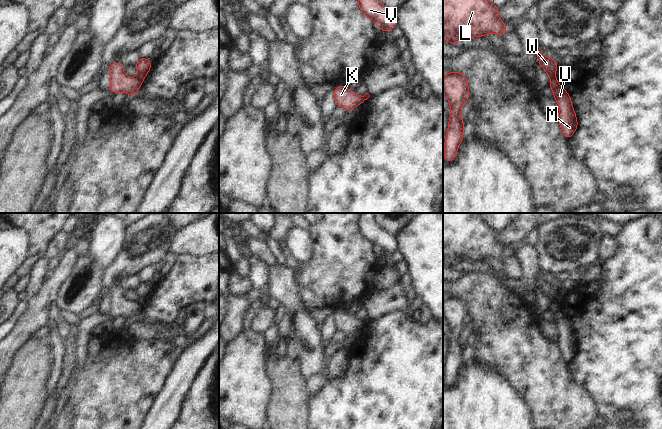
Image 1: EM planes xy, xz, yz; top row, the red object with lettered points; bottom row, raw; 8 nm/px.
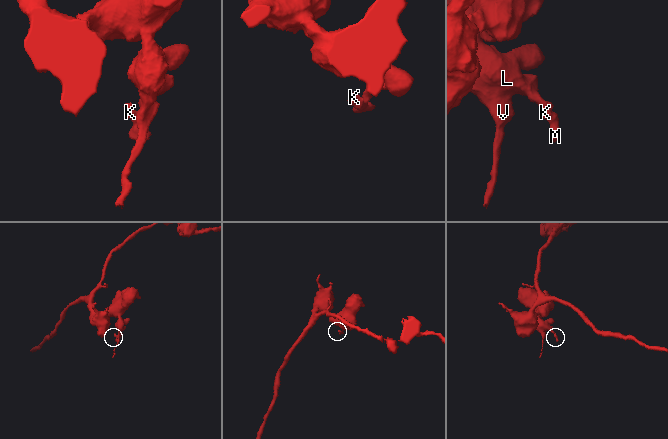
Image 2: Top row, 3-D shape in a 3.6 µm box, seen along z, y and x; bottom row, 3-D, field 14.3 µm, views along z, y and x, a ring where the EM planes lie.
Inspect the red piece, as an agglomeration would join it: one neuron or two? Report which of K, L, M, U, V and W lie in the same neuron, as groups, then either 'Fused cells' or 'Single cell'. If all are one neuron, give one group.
Groups: K M U / L V W. Fused cells

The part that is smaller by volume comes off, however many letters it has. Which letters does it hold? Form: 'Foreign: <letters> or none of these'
Foreign: K, M, U

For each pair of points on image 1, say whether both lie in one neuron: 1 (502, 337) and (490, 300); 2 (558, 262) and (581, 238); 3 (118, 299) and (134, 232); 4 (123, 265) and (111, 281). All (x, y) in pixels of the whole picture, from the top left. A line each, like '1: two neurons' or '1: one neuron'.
1: one neuron
2: one neuron
3: one neuron
4: one neuron

